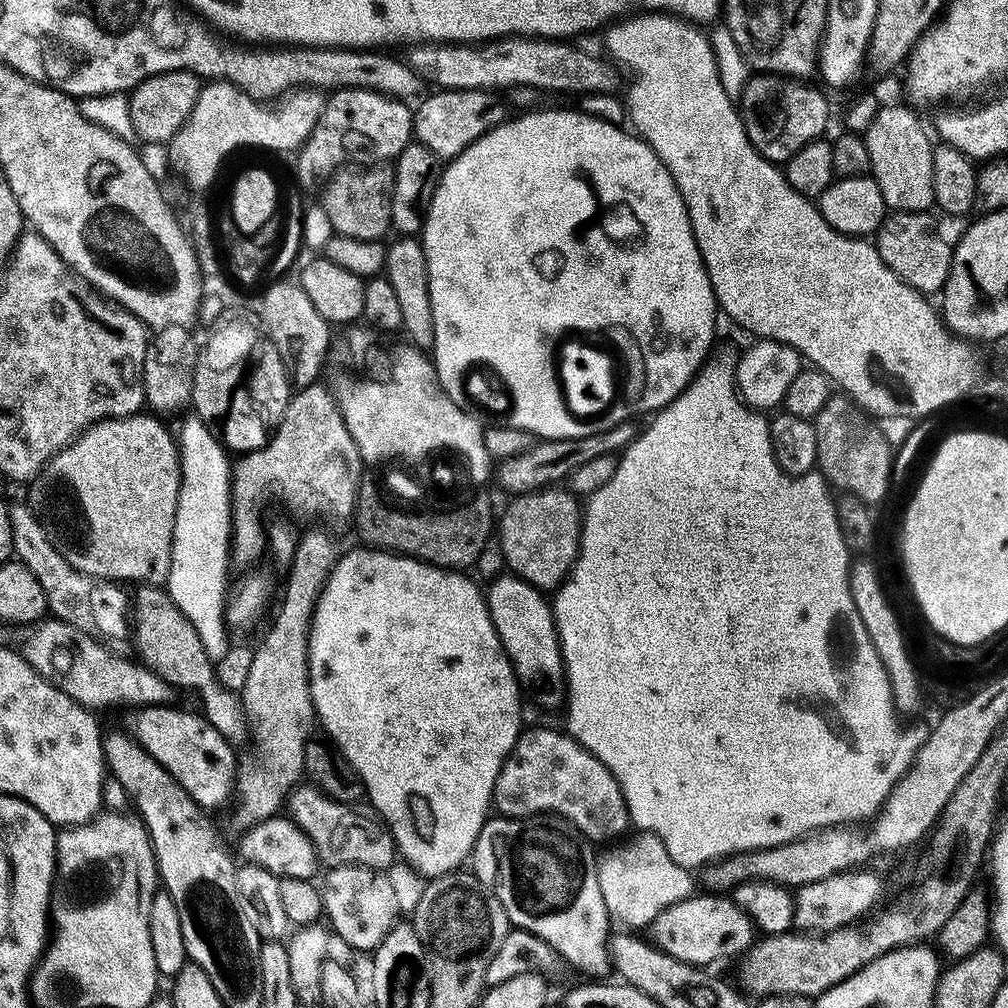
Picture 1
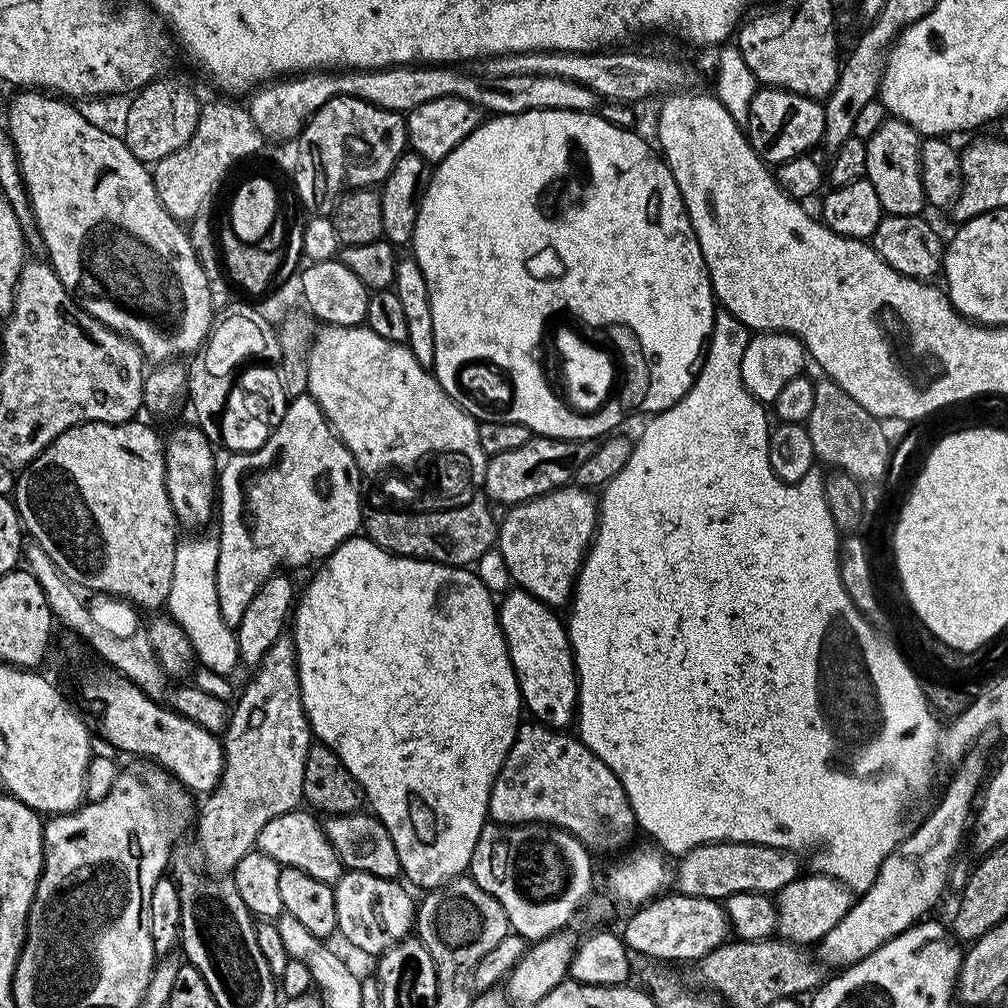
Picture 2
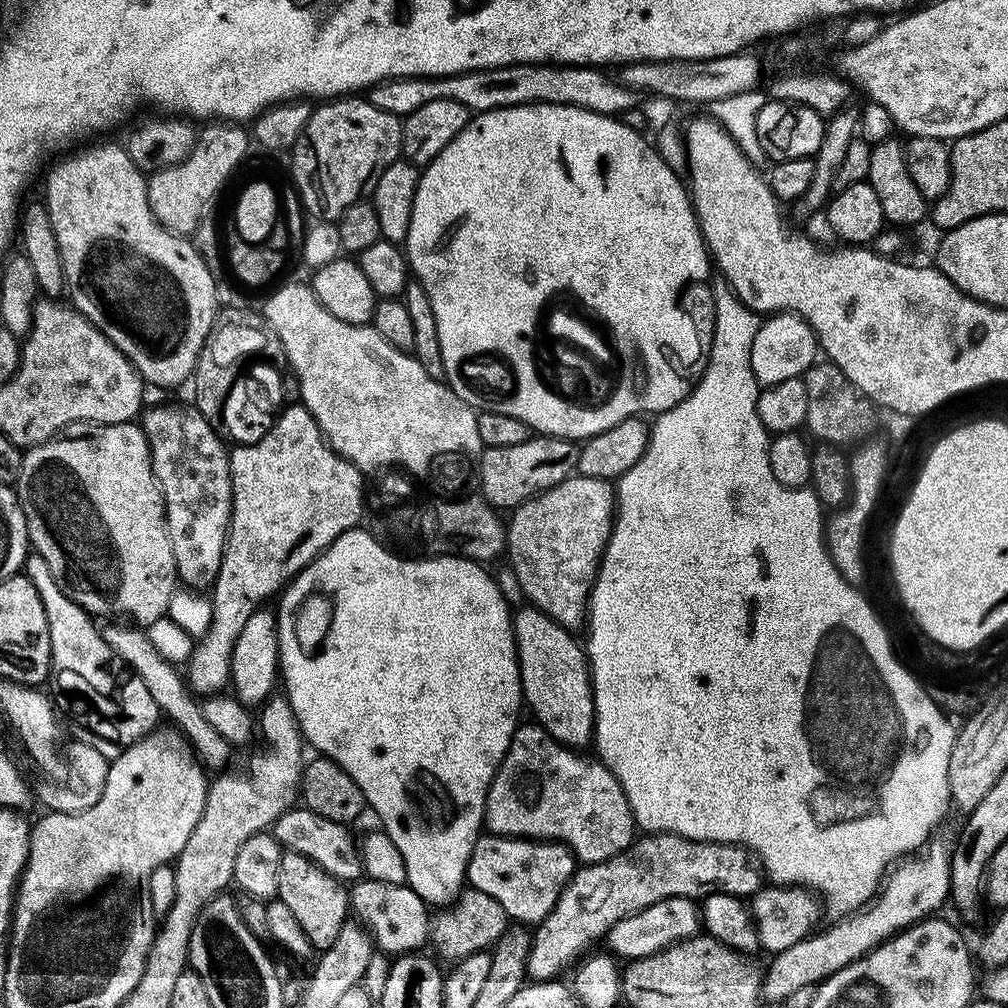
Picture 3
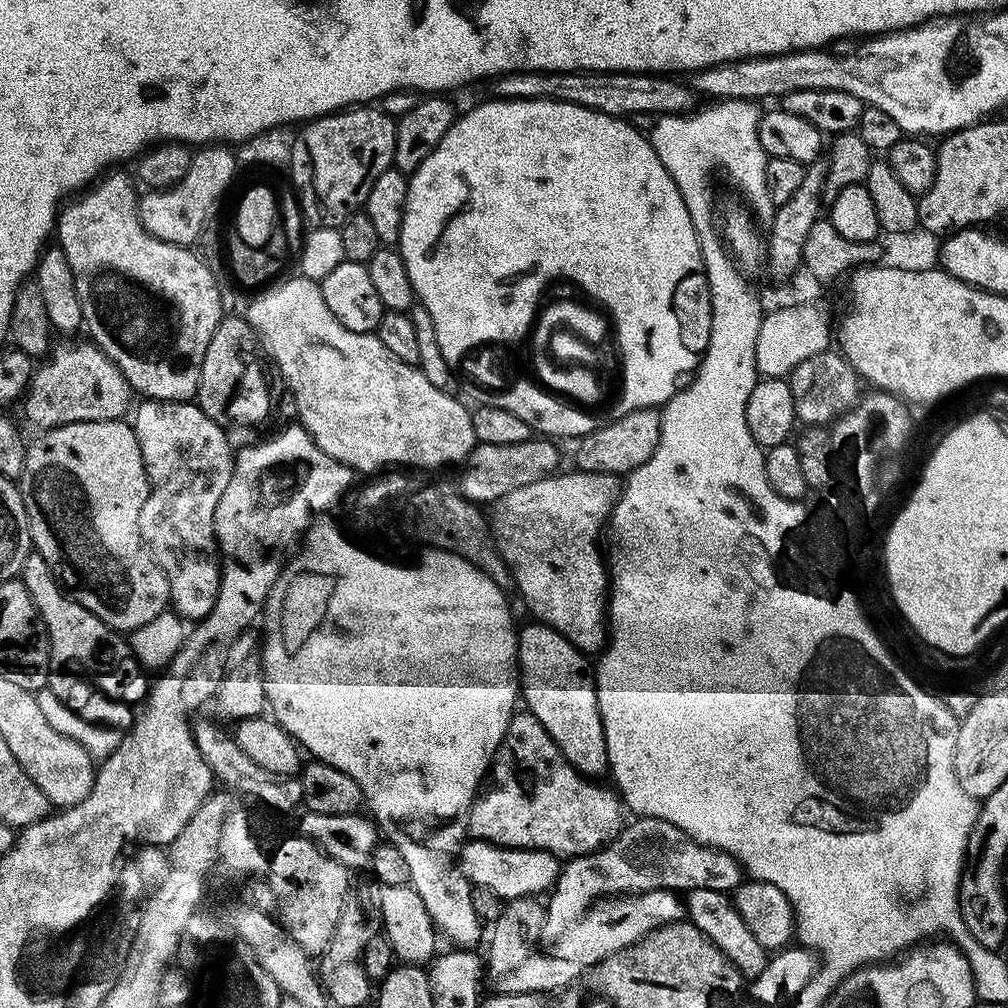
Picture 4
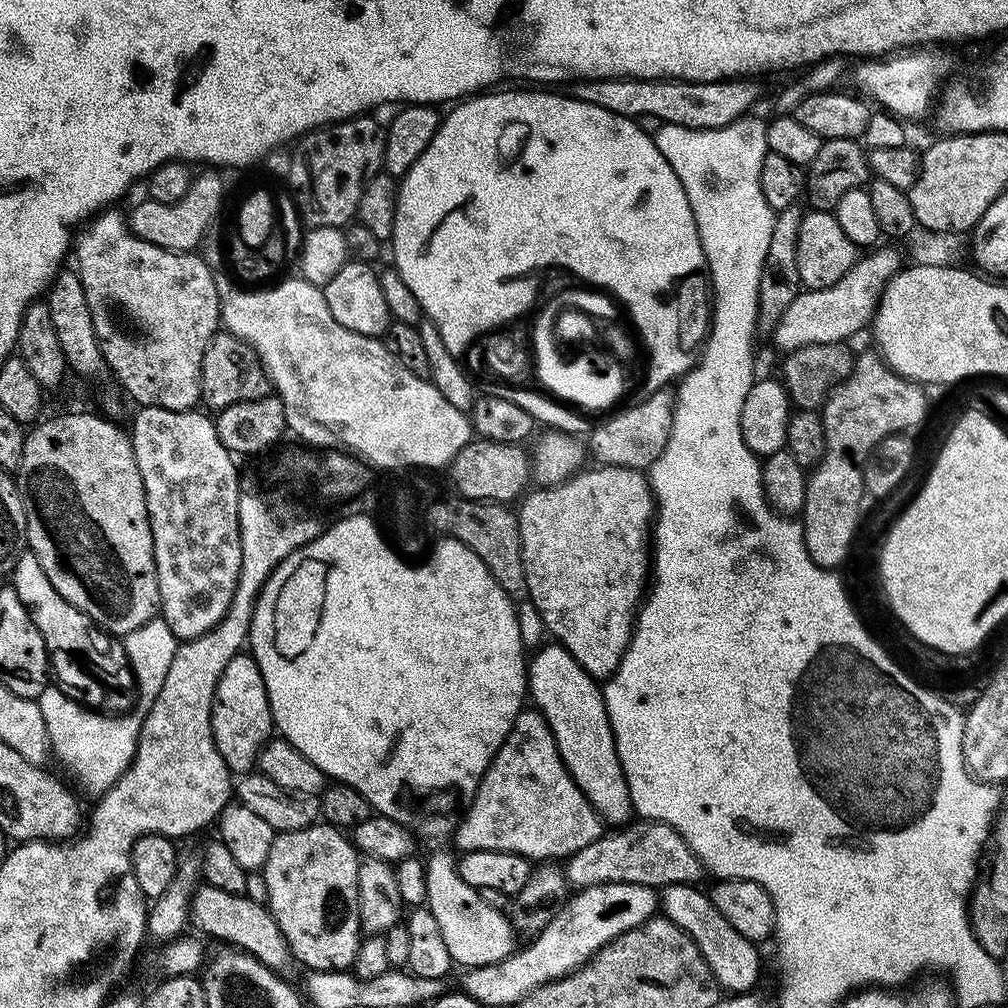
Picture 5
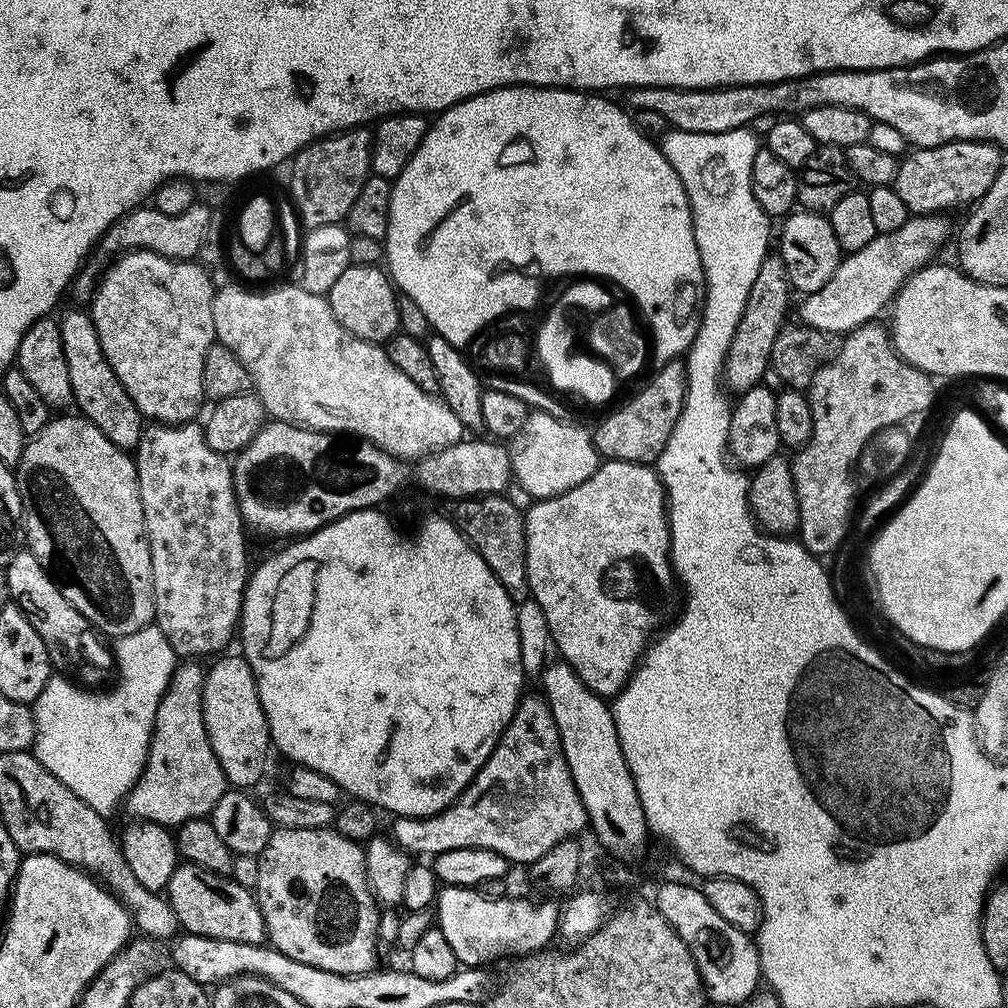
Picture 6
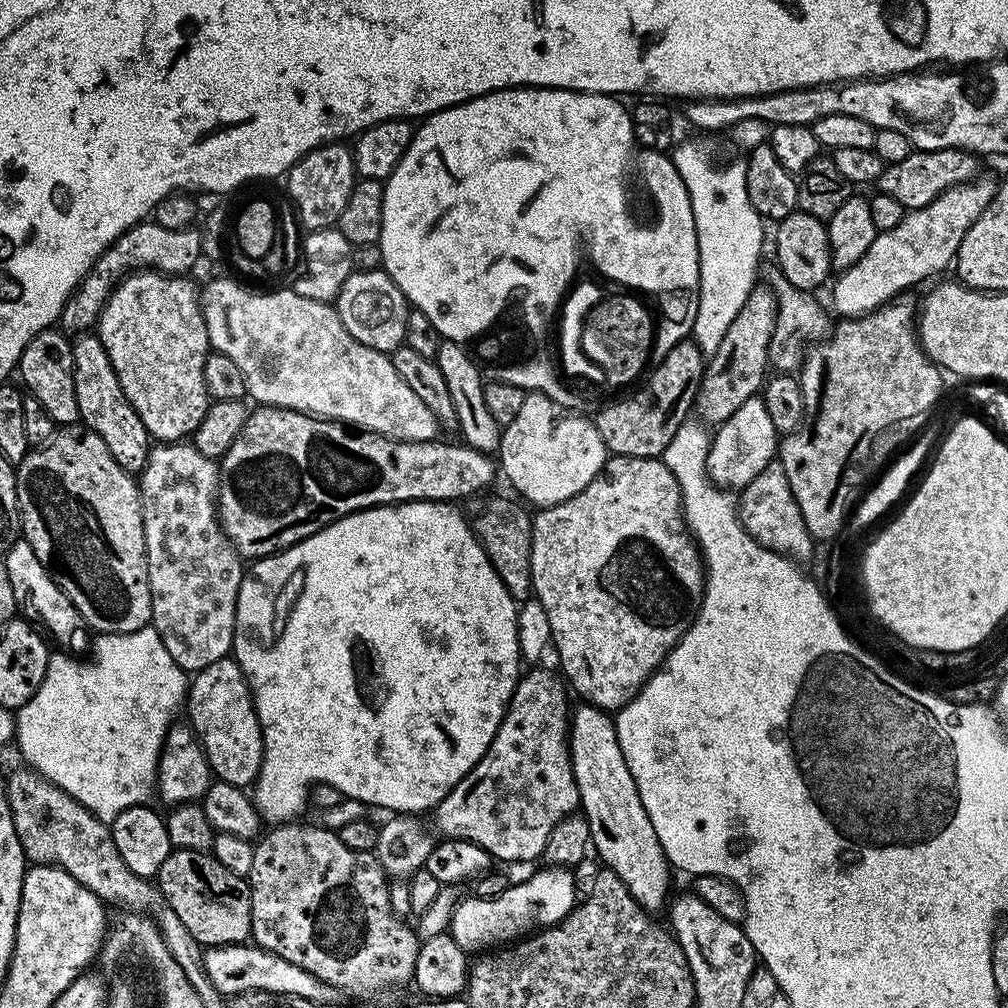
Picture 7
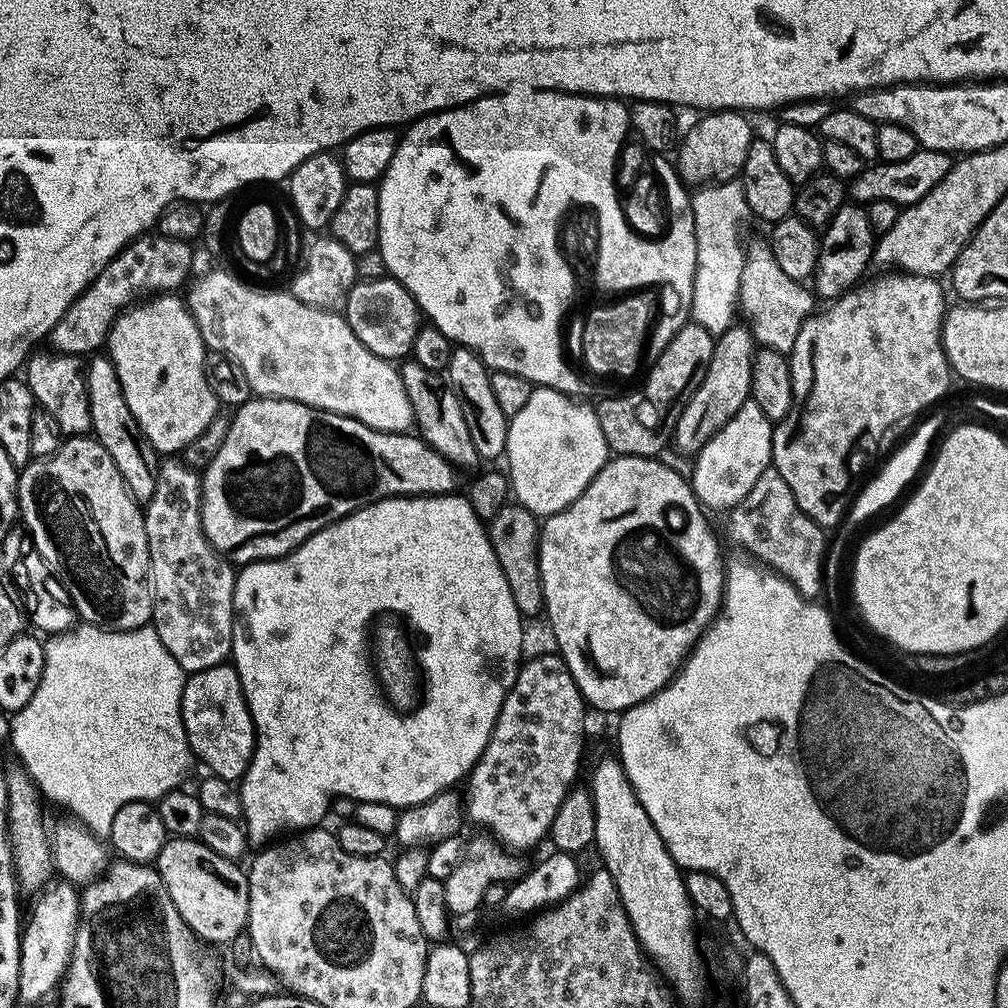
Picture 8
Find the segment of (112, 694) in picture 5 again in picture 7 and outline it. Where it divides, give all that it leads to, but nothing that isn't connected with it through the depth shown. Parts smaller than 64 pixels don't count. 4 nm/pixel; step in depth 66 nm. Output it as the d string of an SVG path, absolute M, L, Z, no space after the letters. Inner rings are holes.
M23 538L15 540L12 545L8 547L7 552L3 553L2 562L6 566L6 574L10 578L10 586L13 590L18 592L30 592L28 594L28 608L34 616L38 616L38 620L42 620L44 625L40 628L40 622L33 622L32 627L39 630L41 633L47 634L53 641L57 640L57 645L63 646L65 649L71 650L73 653L80 654L86 648L86 640L84 644L84 632L85 622L80 616L80 611L74 606L74 602L70 602L70 598L62 589L56 584L56 579L53 578L51 573L42 580L40 578L40 570L38 566L34 564L34 560L38 558L32 558L34 552L34 546L30 546L30 542ZM44 584L44 594L38 592L38 588L32 588L32 586L40 586ZM36 590L36 592L32 592ZM81 628L81 629L80 629ZM84 631L84 632L83 632ZM52 636L53 637L52 637ZM65 644L65 645L64 645ZM73 648L73 649L72 649Z

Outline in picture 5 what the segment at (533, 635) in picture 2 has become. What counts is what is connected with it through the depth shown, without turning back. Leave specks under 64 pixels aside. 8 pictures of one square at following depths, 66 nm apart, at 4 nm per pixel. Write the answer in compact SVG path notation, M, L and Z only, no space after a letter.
M548 642L545 648L540 648L532 656L532 661L527 661L528 687L527 695L532 695L535 711L541 712L550 726L550 730L556 739L558 754L564 759L566 770L574 778L574 782L586 794L586 798L594 806L594 810L600 815L605 825L624 826L633 819L632 799L630 790L626 786L626 774L622 770L622 762L616 753L614 734L610 726L608 711L604 705L604 694L601 685L566 650L561 644Z

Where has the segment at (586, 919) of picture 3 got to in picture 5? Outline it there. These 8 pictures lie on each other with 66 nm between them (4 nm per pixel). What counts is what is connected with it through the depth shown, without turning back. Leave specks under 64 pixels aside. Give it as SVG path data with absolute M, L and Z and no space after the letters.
M641 819L621 827L613 836L601 834L590 846L582 846L566 860L566 875L573 889L595 884L645 884L661 890L668 884L691 884L706 876L706 869L690 846L670 826Z

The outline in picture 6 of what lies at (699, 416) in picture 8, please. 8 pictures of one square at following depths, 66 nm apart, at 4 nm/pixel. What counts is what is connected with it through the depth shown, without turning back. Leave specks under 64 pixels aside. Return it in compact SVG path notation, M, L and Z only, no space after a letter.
M770 254L758 266L758 278L754 278L754 286L750 286L750 298L746 300L746 310L742 314L742 322L734 334L734 342L730 342L728 361L724 363L723 383L743 394L757 387L764 375L769 375L772 362L772 351L778 334L786 327L784 320L788 316L788 303L794 297L794 289L788 282L788 274L783 259L779 254Z

